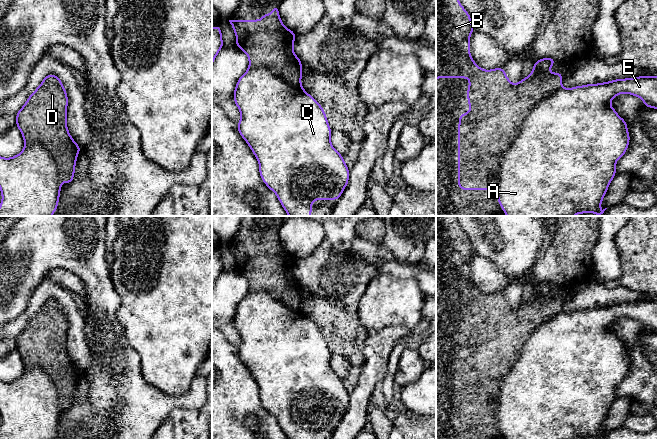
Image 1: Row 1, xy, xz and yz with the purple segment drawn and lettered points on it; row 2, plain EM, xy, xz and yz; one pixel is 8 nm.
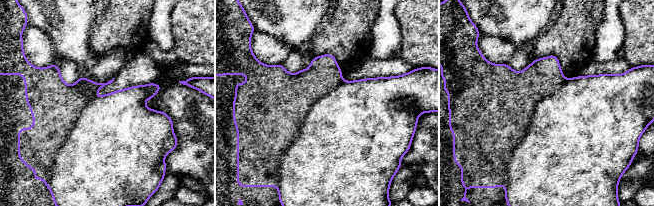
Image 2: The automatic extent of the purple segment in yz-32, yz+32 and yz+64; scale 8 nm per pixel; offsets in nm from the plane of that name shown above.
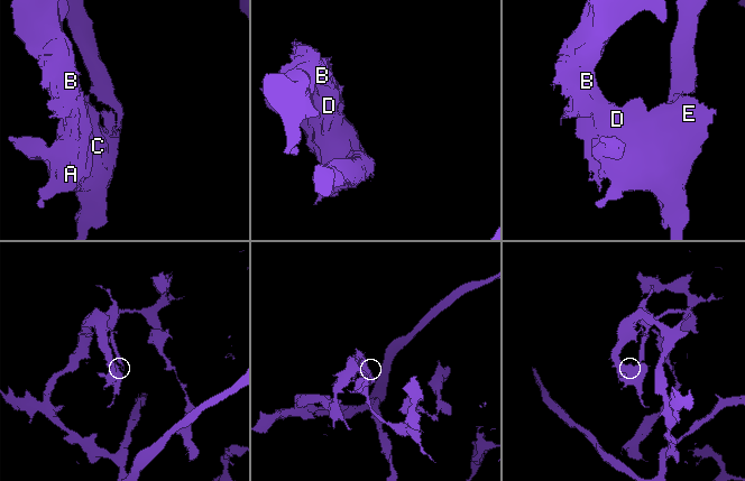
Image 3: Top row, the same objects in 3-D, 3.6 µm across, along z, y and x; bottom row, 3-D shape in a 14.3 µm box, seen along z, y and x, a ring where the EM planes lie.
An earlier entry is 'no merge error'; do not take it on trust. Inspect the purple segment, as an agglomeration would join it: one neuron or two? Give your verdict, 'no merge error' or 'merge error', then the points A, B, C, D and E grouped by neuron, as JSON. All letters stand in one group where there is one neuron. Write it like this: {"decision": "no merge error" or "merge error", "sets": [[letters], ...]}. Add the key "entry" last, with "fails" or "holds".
{"decision": "merge error", "sets": [["A", "C", "E"], ["B", "D"]], "entry": "fails"}

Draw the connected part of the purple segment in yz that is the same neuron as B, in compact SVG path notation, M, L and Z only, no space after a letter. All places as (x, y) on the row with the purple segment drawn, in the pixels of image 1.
M436 0L436 79L468 78L467 100L469 113L459 115L458 132L458 189L459 190L496 190L500 162L506 150L517 138L525 118L533 107L562 87L563 74L551 74L549 69L555 59L545 57L534 62L533 70L528 77L513 84L507 77L503 67L491 70L480 68L470 54L470 35L474 31L471 17L459 0Z

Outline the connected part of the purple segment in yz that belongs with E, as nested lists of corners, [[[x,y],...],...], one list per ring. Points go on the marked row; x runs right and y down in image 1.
[[[657,76],[560,88],[533,107],[500,162],[496,194],[507,216],[574,216],[583,213],[601,216],[604,213],[607,208],[601,210],[600,204],[616,175],[616,162],[626,153],[630,141],[628,124],[610,106],[612,99],[621,93],[637,96],[646,107],[657,109]]]

